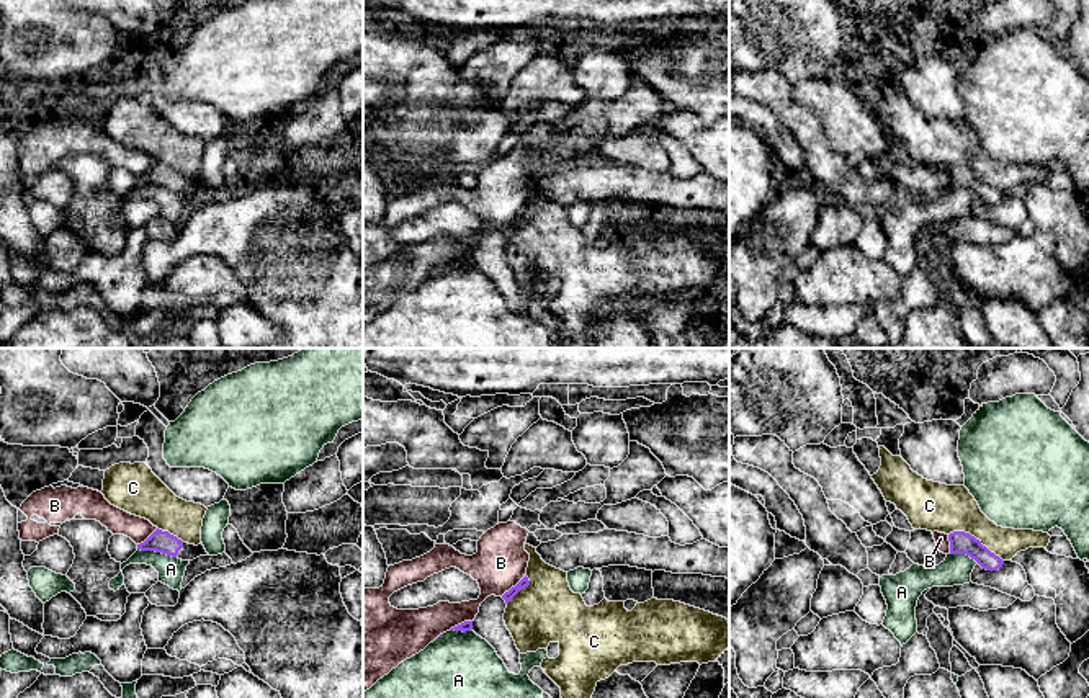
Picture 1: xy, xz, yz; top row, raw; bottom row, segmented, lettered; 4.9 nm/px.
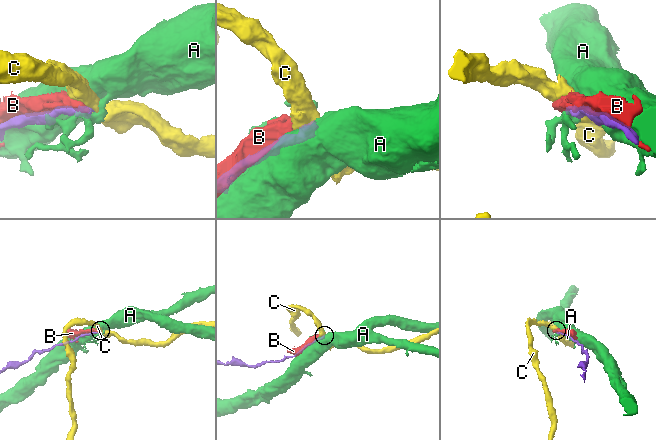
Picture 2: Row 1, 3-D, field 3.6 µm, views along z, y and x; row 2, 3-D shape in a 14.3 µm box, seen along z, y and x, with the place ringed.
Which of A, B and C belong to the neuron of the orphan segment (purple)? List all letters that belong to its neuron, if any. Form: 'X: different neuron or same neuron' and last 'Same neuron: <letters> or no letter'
A: different neuron
B: different neuron
C: different neuron
Same neuron: no letter

